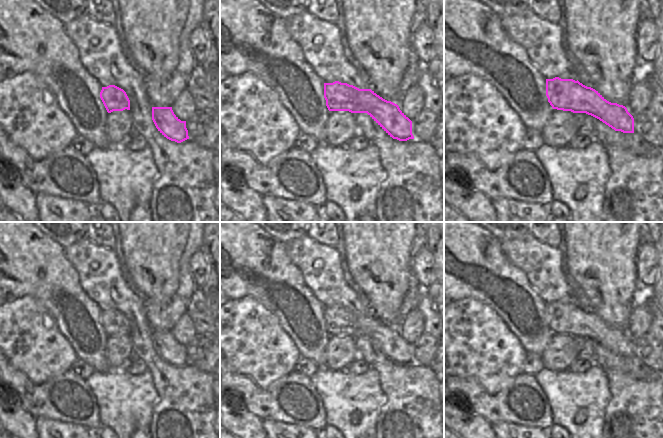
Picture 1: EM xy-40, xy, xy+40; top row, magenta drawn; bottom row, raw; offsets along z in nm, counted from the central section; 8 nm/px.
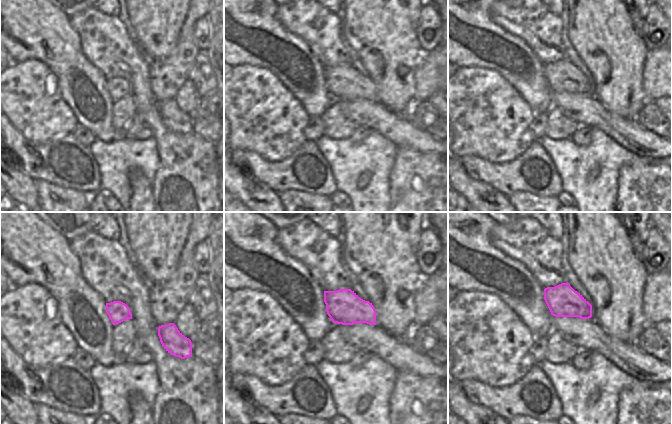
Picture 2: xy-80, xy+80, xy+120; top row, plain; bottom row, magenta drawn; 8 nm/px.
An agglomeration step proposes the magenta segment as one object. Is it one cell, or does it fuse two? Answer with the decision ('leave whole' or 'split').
leave whole

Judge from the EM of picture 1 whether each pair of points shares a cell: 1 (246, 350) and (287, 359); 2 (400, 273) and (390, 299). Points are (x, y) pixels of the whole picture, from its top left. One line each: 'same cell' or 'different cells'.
1: same cell
2: same cell

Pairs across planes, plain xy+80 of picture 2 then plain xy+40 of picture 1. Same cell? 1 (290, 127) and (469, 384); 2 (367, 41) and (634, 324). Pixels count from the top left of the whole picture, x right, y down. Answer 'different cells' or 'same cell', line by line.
1: different cells
2: different cells

